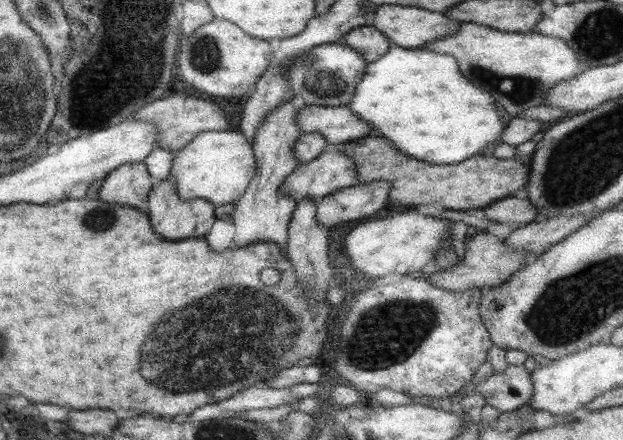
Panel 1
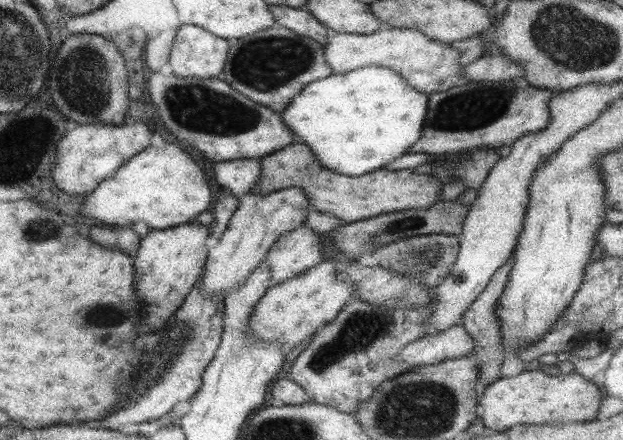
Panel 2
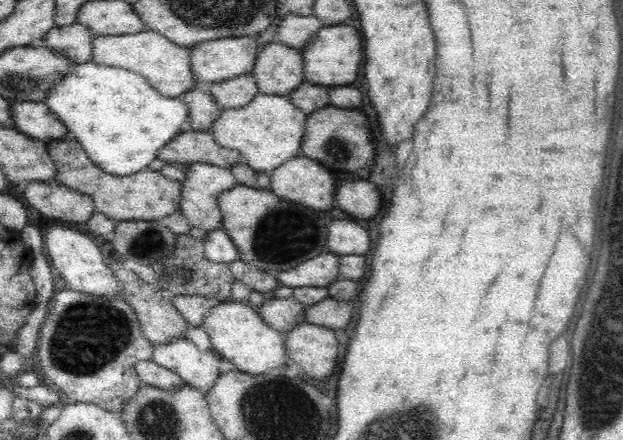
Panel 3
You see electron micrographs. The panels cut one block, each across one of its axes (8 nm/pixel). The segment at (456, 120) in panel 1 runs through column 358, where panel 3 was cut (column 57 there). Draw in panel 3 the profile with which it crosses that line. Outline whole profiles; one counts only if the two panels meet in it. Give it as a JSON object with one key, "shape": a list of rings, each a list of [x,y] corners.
{"shape":[[[92,60],[72,63],[67,75],[48,91],[45,104],[67,128],[88,155],[104,172],[113,175],[131,175],[148,168],[159,150],[174,140],[187,127],[188,108],[180,98],[162,96],[141,74],[124,68],[98,64]]]}

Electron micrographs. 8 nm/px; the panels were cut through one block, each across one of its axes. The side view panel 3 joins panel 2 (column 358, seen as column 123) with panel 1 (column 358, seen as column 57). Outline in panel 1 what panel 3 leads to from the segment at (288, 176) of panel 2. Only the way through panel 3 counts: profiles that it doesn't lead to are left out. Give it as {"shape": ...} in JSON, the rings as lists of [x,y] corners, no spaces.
{"shape":[[[370,134],[355,141],[341,143],[338,148],[342,153],[348,155],[352,162],[356,163],[356,169],[358,169],[357,182],[367,183],[375,180],[390,182],[388,202],[394,205],[417,207],[420,204],[434,204],[437,202],[444,208],[454,210],[482,209],[484,206],[496,202],[496,200],[514,196],[515,192],[518,192],[520,188],[524,188],[528,184],[528,176],[530,176],[530,167],[527,159],[521,156],[500,159],[495,155],[475,154],[462,162],[454,164],[426,163],[426,161],[414,159],[404,155],[404,153],[400,153],[394,147],[394,143],[390,143],[390,139],[378,134]]]}

